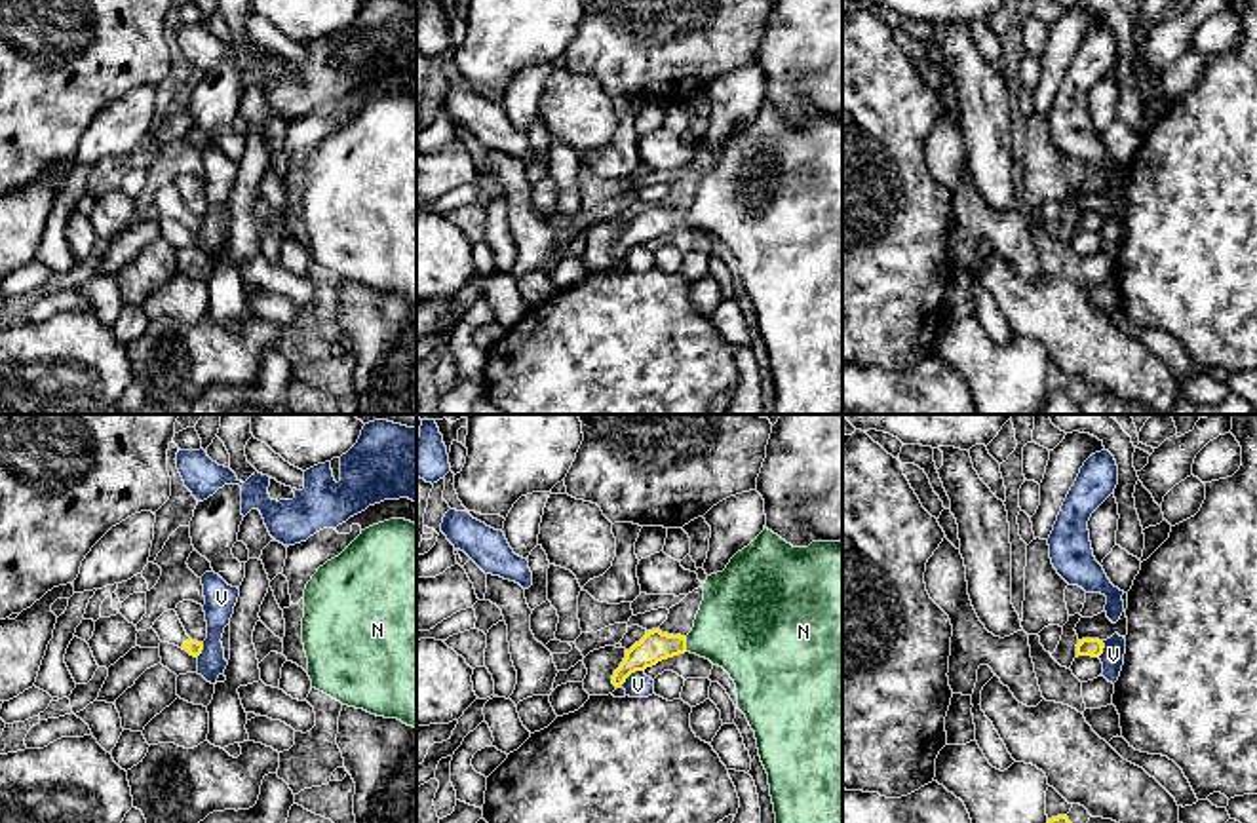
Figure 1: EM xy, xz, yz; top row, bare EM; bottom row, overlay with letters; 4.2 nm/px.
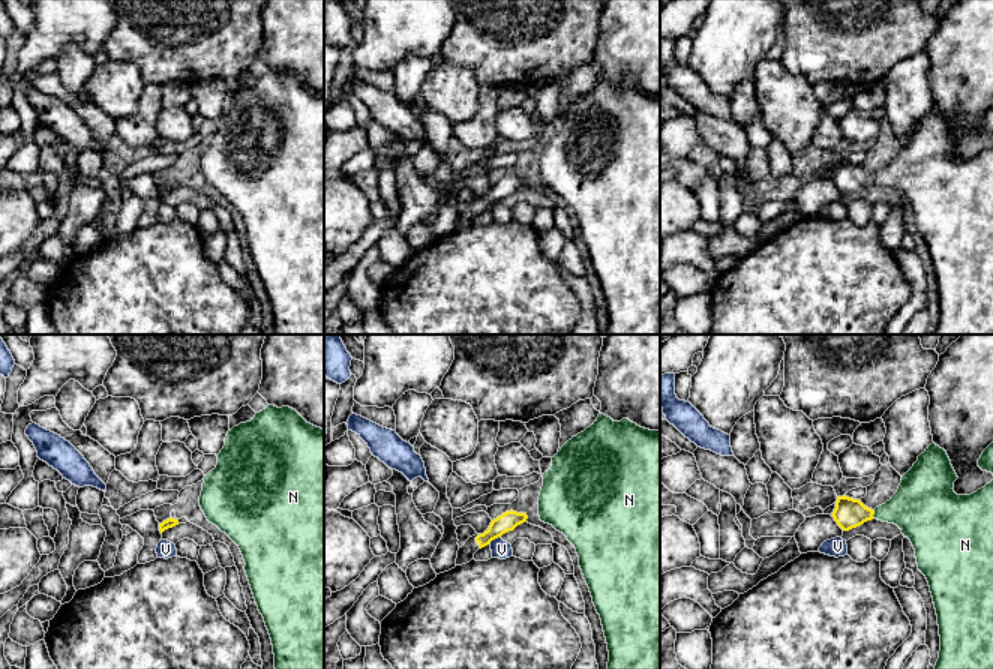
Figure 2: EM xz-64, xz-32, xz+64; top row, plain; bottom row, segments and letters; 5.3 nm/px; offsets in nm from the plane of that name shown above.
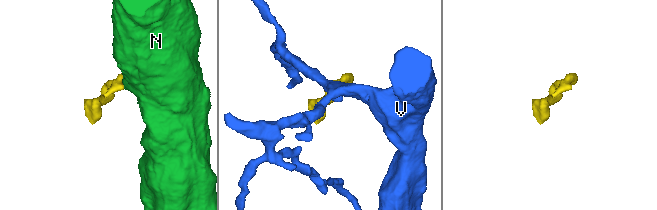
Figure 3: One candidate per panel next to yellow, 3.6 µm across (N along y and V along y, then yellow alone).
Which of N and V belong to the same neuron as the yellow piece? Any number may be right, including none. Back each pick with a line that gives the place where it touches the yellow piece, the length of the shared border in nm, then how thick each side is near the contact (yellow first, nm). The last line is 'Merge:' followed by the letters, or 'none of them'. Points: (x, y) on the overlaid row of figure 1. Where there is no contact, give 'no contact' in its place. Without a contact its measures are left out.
N: xz (685, 645) | 60 nm | 130/380 nm
Merge: N

